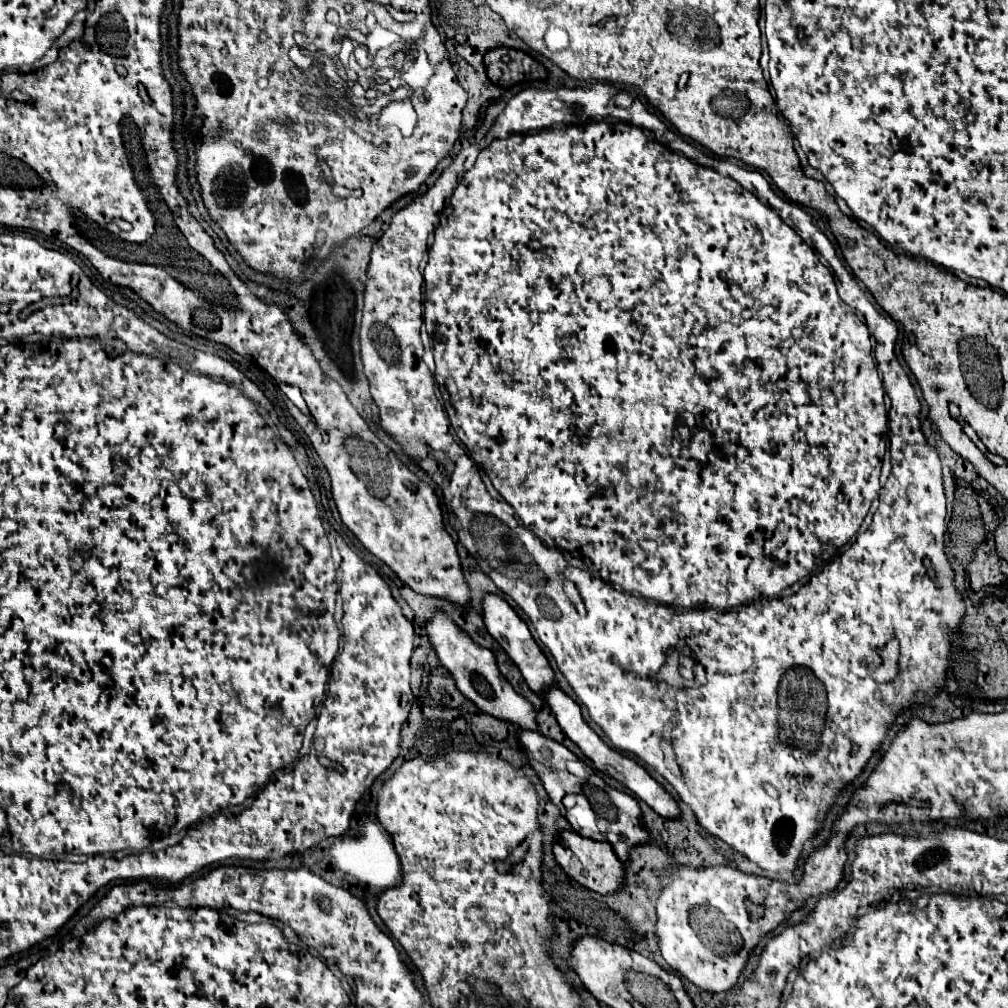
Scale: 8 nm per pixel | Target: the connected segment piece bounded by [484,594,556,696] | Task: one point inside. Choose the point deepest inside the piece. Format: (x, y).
(505, 626)

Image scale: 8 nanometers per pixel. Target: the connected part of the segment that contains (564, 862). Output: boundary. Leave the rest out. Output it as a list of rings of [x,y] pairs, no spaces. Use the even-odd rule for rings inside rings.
[[[562,832],[560,840],[566,846],[554,844],[554,856],[556,856],[556,862],[562,866],[562,870],[570,878],[574,878],[582,886],[586,886],[588,890],[594,890],[598,894],[616,892],[616,888],[620,888],[620,884],[624,884],[624,866],[618,860],[618,856],[612,852],[612,846],[608,842],[596,842],[590,838],[582,838],[576,832]]]

